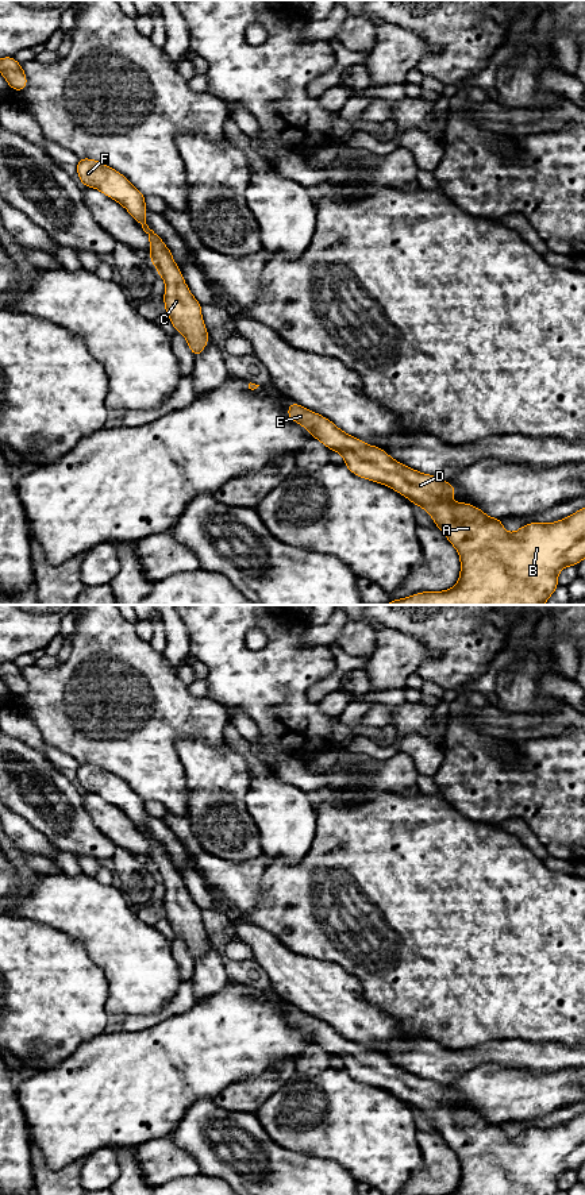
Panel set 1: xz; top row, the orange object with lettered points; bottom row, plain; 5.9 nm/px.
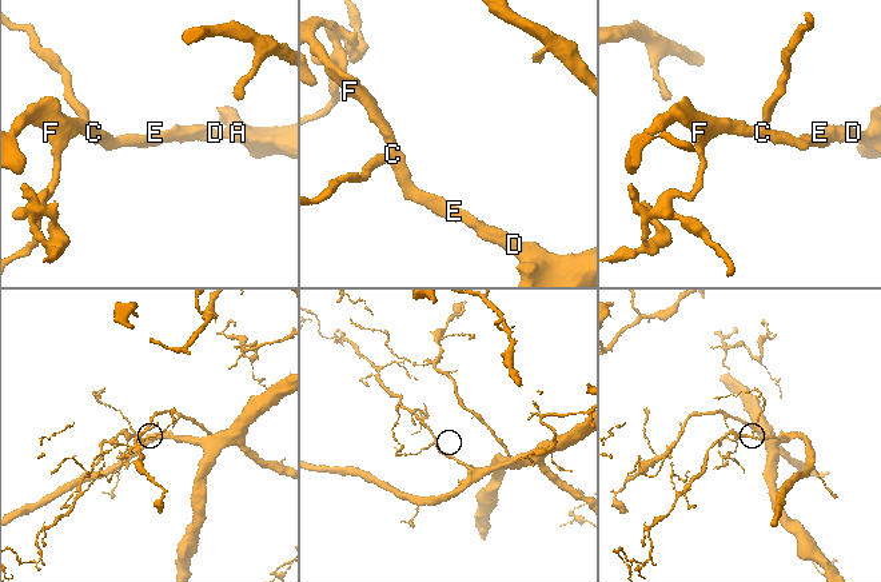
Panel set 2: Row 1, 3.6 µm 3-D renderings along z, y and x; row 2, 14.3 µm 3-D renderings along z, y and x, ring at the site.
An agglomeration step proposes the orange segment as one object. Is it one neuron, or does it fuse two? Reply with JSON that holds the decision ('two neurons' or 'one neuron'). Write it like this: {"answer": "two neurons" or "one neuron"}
{"answer": "one neuron"}

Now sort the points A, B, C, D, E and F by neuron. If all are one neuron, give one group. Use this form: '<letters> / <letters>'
A B C D E F

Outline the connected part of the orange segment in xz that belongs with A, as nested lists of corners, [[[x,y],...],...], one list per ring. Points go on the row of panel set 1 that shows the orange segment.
[[[295,401],[288,410],[290,420],[301,424],[313,439],[345,456],[345,466],[357,477],[386,485],[422,506],[434,519],[461,558],[458,583],[446,591],[422,591],[385,605],[544,605],[558,587],[558,573],[566,566],[577,566],[585,559],[585,508],[557,523],[528,523],[513,533],[507,533],[501,519],[492,519],[477,506],[450,502],[455,487],[431,474],[422,474],[396,462],[384,450],[367,446],[358,437],[340,431],[328,419]]]

